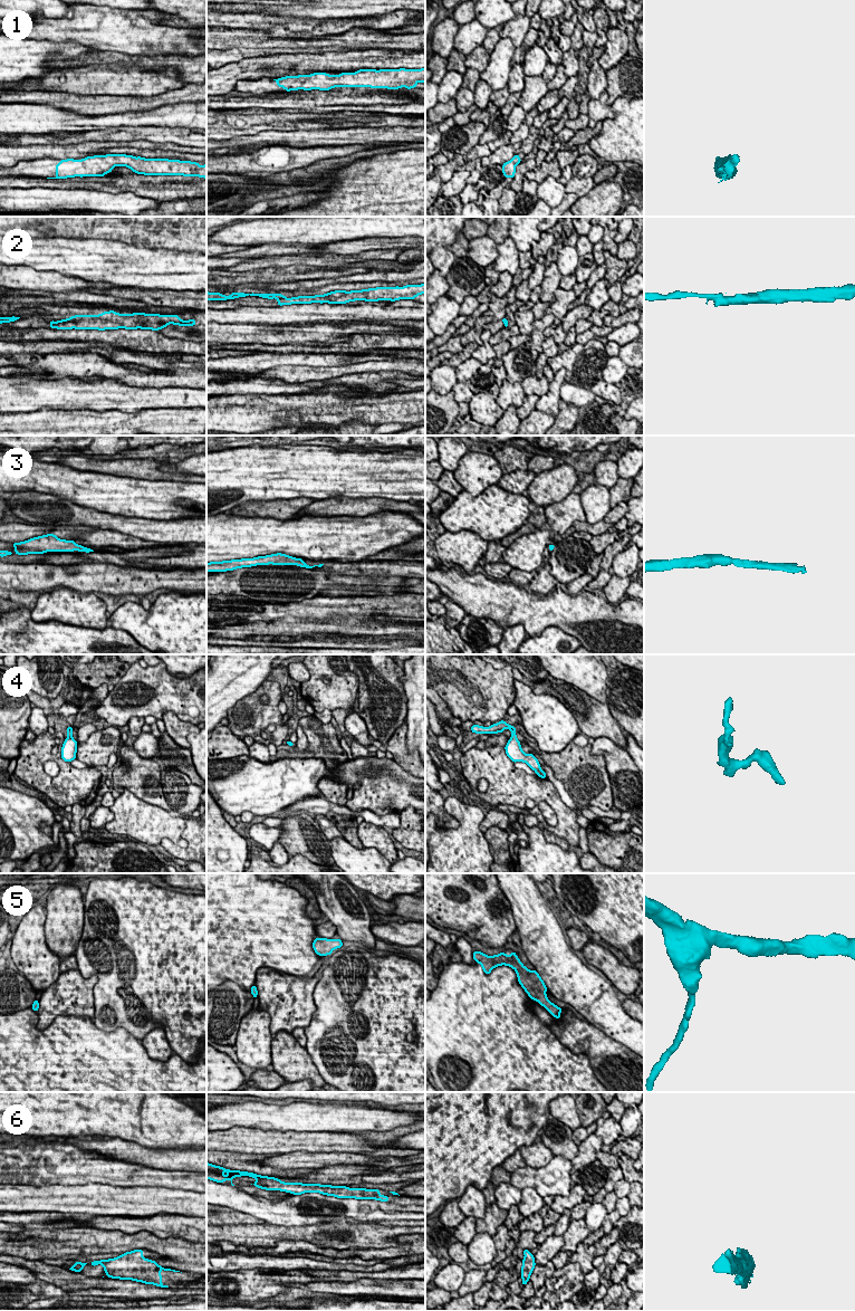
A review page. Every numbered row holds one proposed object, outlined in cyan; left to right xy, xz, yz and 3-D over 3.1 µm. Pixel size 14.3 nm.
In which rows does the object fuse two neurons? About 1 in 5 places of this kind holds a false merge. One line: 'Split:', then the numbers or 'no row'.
Split: 2

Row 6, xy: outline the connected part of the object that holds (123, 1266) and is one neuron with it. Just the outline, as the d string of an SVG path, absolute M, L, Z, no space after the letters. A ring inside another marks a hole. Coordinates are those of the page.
M135 1250L109 1260L93 1261L92 1266L102 1264L108 1277L121 1280L133 1280L146 1284L154 1284L161 1288L169 1288L162 1284L161 1270L180 1272L160 1266L155 1261L143 1257L143 1250Z

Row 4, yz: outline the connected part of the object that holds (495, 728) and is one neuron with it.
M505 720L499 721L498 724L493 724L490 727L482 727L478 725L473 725L471 727L471 731L475 734L497 734L502 733L506 728L511 730L511 738L508 740L505 749L507 756L513 762L523 762L527 763L528 766L536 772L536 774L541 778L547 778L546 773L540 768L540 764L534 754L525 754L521 749L520 741L516 736L516 727L508 725Z

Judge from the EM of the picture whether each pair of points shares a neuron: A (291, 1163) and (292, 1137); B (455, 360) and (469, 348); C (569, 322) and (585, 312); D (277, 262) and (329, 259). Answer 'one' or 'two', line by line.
A: two
B: one
C: one
D: one

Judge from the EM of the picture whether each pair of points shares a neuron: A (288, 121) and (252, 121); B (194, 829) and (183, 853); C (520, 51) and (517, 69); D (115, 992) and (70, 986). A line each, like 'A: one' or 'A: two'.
A: one
B: one
C: two
D: two

